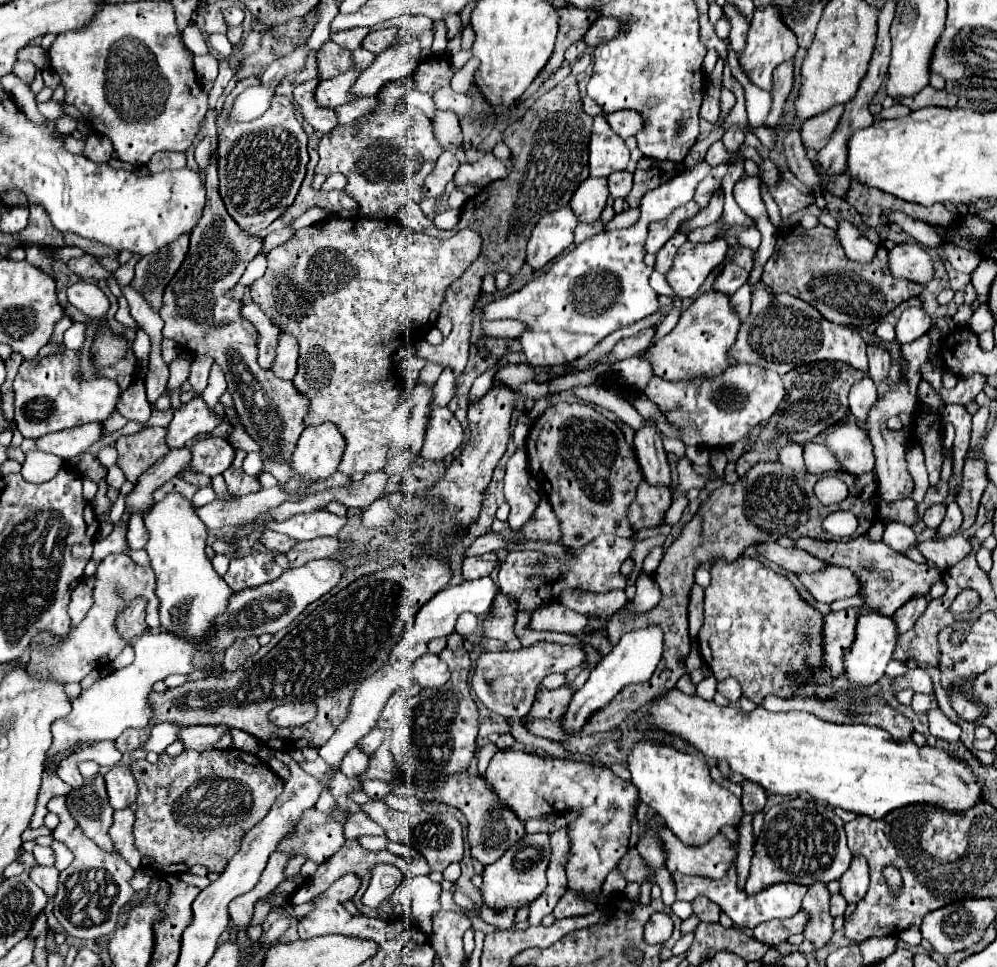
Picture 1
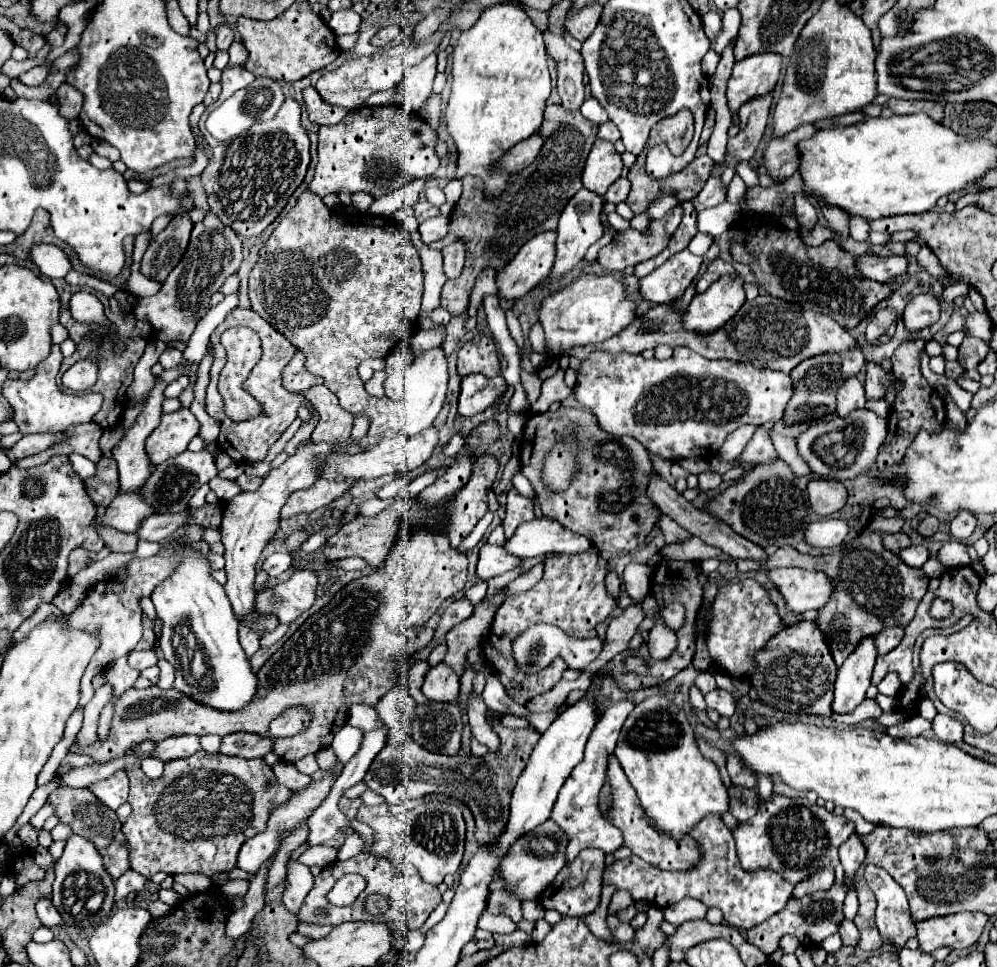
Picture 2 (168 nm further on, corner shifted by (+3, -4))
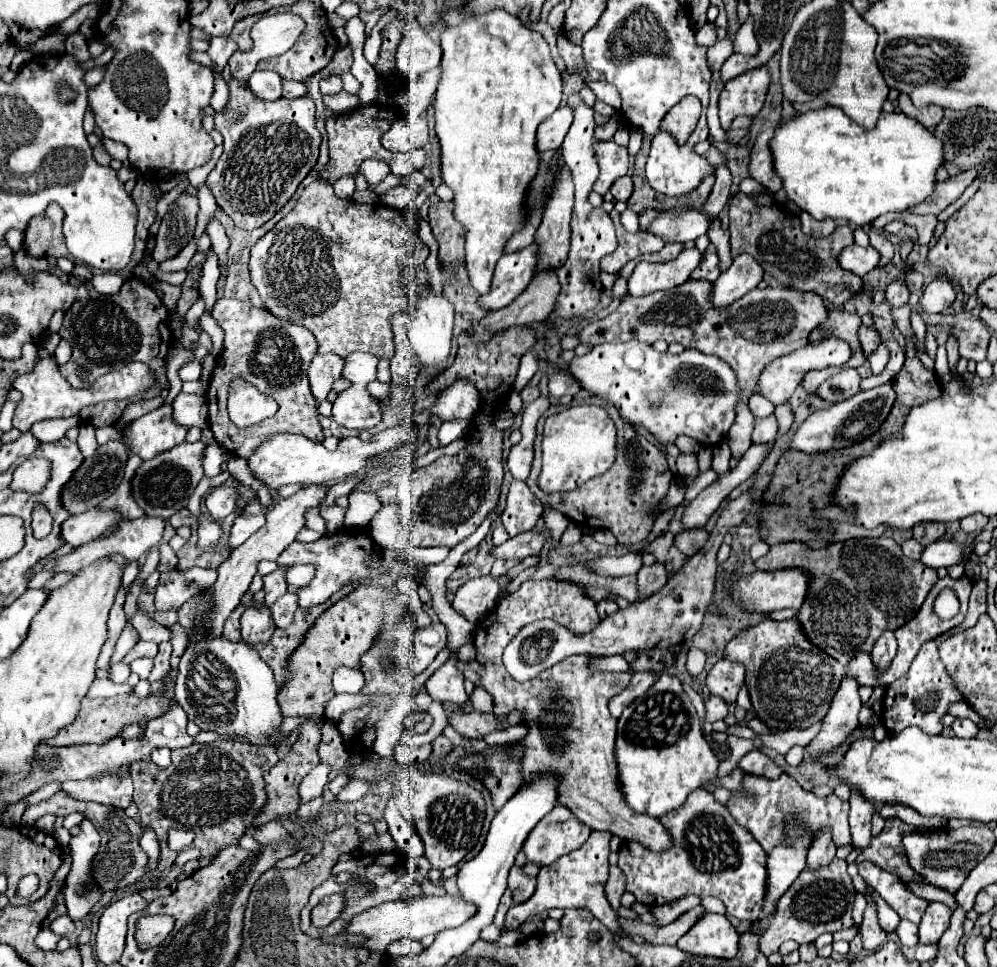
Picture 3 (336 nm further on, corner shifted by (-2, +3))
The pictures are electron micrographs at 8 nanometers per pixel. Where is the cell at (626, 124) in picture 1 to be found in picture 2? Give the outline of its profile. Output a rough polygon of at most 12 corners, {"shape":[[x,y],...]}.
{"shape":[[613,122],[599,126],[599,138],[617,142],[619,130]]}

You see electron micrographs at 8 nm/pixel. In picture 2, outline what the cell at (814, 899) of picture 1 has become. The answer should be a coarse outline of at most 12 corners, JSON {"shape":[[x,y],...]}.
{"shape":[[819,868],[807,880],[795,884],[793,896],[829,890],[833,868]]}

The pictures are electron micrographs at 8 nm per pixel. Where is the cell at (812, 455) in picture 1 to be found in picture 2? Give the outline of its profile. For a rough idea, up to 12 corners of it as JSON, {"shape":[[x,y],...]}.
{"shape":[[769,432],[781,460],[797,474],[809,474],[809,466],[797,456],[795,440]]}

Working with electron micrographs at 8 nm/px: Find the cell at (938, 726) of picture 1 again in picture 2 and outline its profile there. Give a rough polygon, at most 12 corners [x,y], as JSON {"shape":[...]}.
{"shape":[[937,714],[933,734],[941,742],[959,744],[963,724],[951,716]]}

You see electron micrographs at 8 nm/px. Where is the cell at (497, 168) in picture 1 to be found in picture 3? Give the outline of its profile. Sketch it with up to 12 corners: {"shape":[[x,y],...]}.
{"shape":[[560,107],[536,133],[536,149],[558,149],[572,125],[572,109]]}

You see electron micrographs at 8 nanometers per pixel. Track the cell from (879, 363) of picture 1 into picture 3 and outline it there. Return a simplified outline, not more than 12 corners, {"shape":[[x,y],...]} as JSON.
{"shape":[[894,279],[886,289],[886,303],[892,309],[908,303],[908,287]]}

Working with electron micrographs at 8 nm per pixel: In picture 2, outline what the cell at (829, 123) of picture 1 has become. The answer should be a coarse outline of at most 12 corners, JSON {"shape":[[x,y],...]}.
{"shape":[[803,124],[787,136],[773,136],[763,150],[763,164],[773,180],[793,176],[797,142],[813,136]]}

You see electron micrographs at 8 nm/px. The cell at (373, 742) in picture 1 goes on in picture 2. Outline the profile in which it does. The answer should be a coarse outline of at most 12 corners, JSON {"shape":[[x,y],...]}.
{"shape":[[351,704],[347,723],[367,732],[379,726],[373,706]]}

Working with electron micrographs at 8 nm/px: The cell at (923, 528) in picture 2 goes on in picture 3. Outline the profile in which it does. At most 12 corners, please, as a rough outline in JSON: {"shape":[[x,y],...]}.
{"shape":[[920,523],[914,537],[920,545],[940,539],[944,523]]}

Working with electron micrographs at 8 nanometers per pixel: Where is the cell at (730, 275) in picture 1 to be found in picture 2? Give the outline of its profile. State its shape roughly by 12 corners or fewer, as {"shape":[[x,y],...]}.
{"shape":[[721,258],[713,260],[701,280],[697,292],[705,292],[723,274],[735,274],[735,268]]}

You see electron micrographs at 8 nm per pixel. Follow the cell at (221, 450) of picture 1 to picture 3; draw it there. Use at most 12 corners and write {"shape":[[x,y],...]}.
{"shape":[[202,441],[144,461],[132,479],[146,515],[170,517],[204,477]]}

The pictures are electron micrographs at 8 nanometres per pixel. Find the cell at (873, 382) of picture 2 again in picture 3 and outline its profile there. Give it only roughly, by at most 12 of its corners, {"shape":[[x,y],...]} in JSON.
{"shape":[[862,325],[858,337],[864,355],[880,345],[878,331]]}

